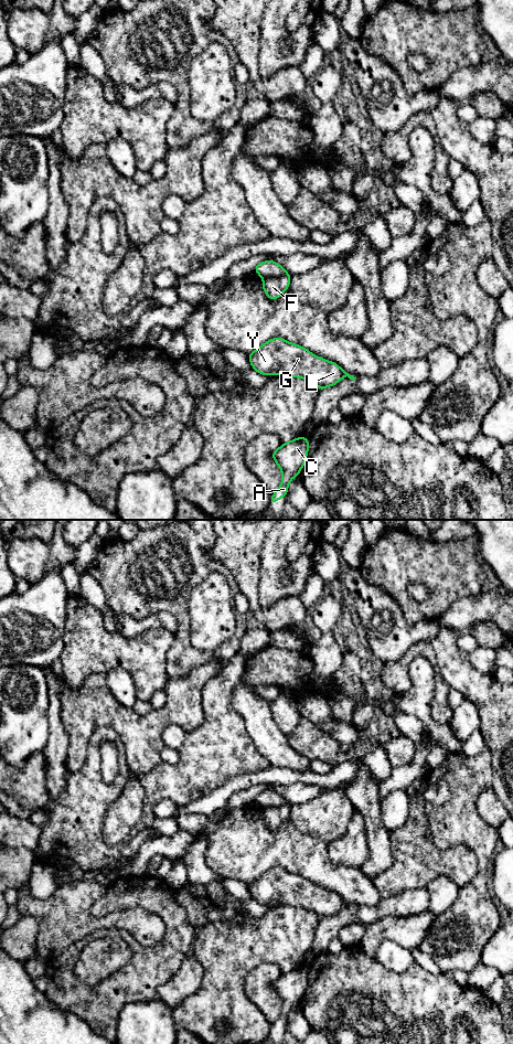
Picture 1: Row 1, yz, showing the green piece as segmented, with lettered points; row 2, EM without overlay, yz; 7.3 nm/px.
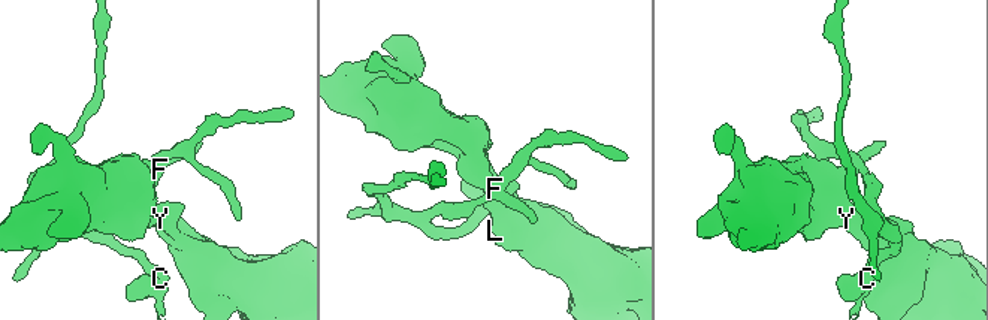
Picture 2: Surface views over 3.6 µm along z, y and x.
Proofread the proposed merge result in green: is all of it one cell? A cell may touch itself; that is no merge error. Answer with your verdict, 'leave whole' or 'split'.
split

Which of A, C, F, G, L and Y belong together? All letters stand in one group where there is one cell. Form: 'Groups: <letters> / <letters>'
Groups: A C / F G L Y

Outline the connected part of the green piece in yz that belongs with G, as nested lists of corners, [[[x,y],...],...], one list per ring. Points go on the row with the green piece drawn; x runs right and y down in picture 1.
[[[274,338],[248,353],[253,370],[263,375],[301,377],[313,382],[319,391],[335,385],[344,376],[355,381],[336,363],[312,354],[306,348]]]

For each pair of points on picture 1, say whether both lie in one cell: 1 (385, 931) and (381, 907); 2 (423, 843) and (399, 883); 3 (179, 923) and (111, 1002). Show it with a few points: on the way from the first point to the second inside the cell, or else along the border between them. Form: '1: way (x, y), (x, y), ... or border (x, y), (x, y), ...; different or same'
1: border (408, 915), (385, 916), (367, 926); different
2: way (416, 853), (416, 863), (406, 873); same
3: way (171, 943), (131, 982); same

